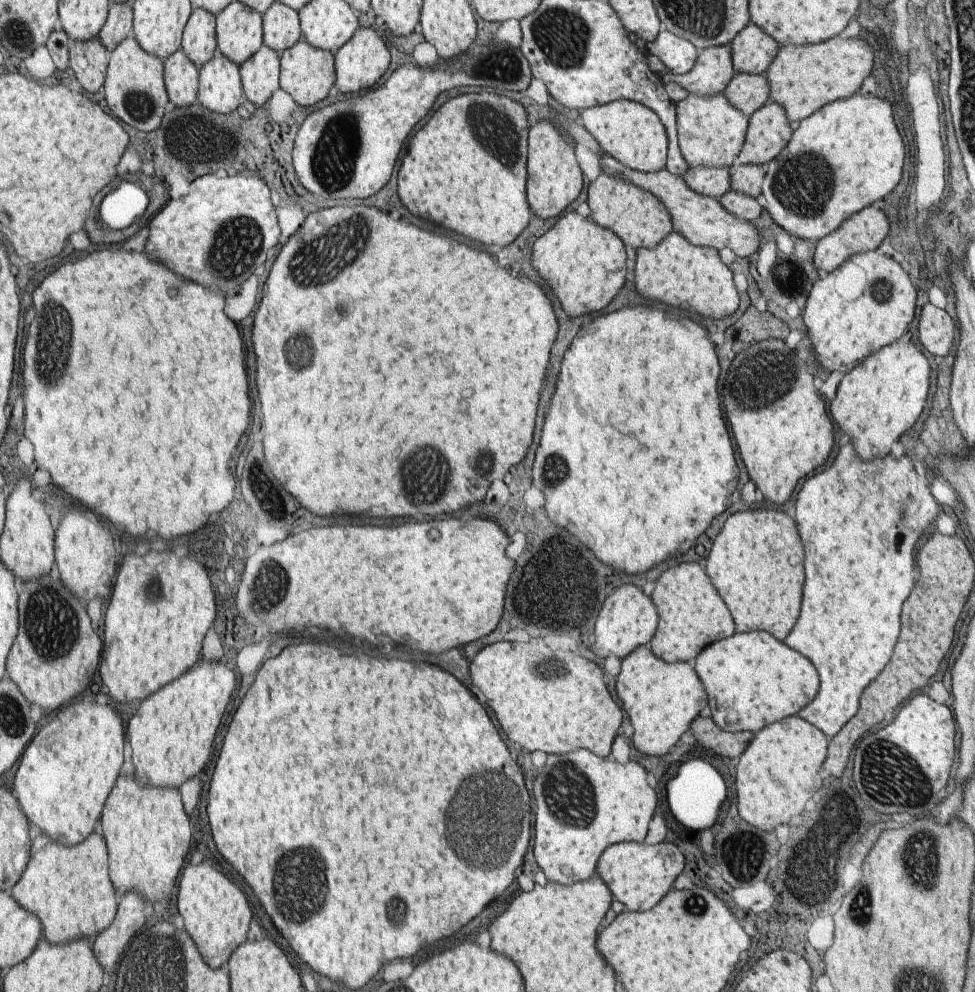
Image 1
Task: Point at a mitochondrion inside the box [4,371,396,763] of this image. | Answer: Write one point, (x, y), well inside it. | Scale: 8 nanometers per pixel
(51, 622)

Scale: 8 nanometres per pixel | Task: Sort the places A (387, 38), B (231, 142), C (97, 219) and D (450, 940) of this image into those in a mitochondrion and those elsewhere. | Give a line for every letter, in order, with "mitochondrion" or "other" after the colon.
A: other
B: other
C: other
D: other

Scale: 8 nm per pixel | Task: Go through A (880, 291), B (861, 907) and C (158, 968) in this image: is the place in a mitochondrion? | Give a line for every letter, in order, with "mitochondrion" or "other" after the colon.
A: mitochondrion
B: mitochondrion
C: mitochondrion

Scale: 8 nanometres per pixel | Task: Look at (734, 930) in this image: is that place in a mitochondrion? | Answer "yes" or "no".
no

